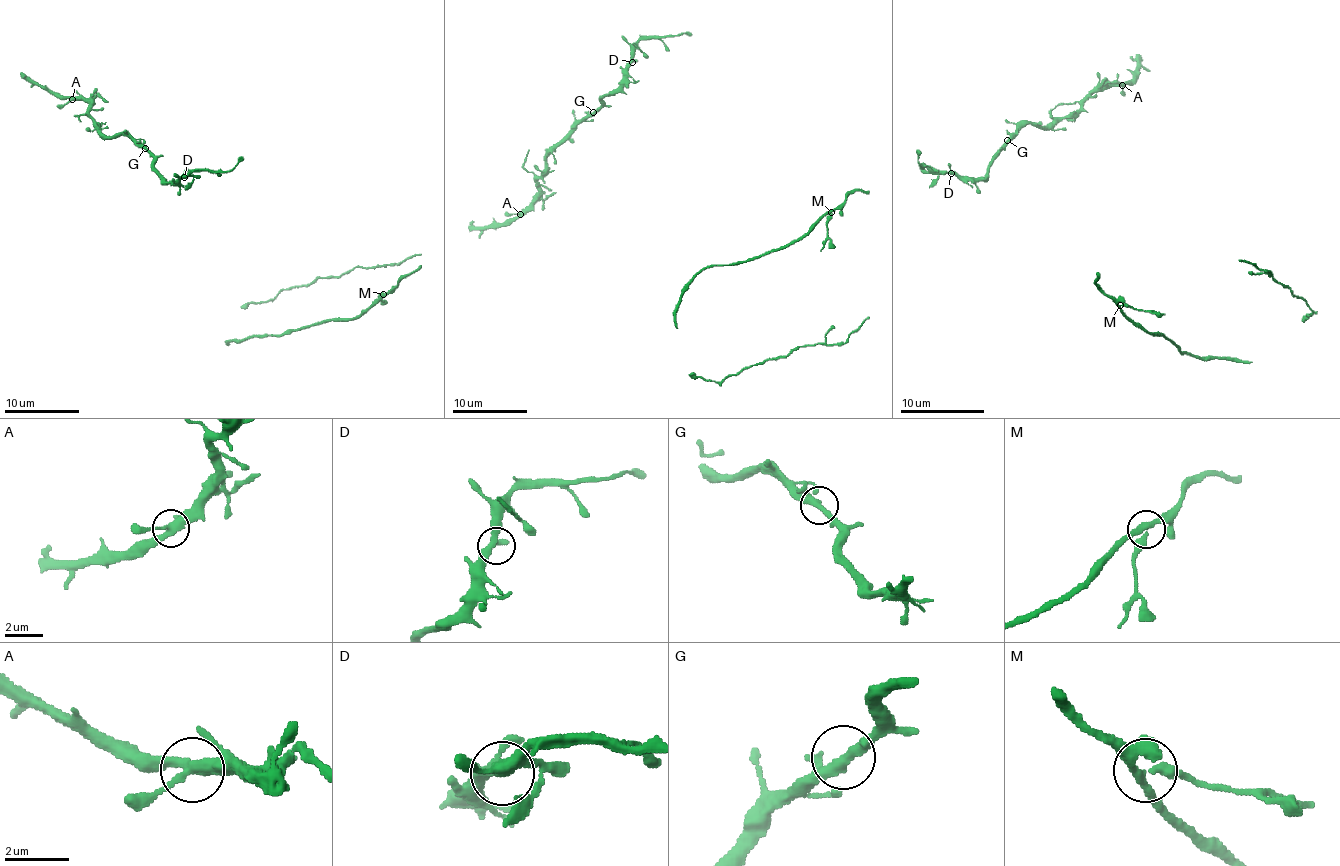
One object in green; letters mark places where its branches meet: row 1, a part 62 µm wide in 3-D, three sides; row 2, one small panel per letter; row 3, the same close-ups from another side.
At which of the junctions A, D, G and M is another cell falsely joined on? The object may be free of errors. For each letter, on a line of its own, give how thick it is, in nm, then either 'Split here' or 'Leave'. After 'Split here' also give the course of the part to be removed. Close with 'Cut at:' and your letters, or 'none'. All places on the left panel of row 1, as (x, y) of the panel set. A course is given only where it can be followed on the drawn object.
A: Thickness 320 nm. Leave
D: Thickness 280 nm. Leave
G: Thickness 280 nm. Leave
M: Thickness 280 nm. Split here
Cut at: M

